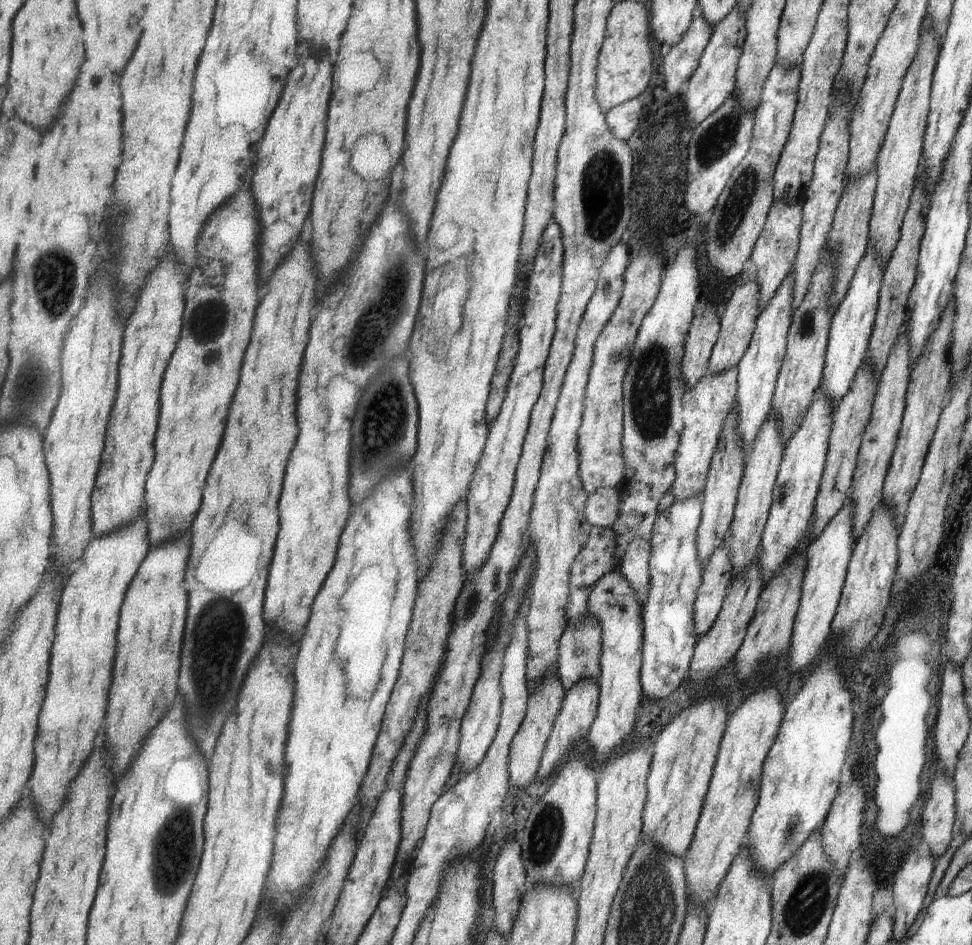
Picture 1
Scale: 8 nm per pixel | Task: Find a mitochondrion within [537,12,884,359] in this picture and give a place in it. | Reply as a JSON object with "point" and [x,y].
{"point":[604,198]}

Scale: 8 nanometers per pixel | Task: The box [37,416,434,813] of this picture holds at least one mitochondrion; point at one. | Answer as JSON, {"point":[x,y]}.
{"point":[212,673]}

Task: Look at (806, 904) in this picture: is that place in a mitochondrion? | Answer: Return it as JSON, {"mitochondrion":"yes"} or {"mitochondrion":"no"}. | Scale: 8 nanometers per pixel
{"mitochondrion":"yes"}

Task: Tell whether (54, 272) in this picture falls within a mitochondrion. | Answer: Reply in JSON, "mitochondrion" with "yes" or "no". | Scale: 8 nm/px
{"mitochondrion":"yes"}

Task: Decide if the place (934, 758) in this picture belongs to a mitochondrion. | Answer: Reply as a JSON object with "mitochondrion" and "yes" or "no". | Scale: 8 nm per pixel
{"mitochondrion":"no"}

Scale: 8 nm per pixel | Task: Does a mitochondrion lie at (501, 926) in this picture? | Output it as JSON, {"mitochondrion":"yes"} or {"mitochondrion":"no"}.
{"mitochondrion":"no"}

